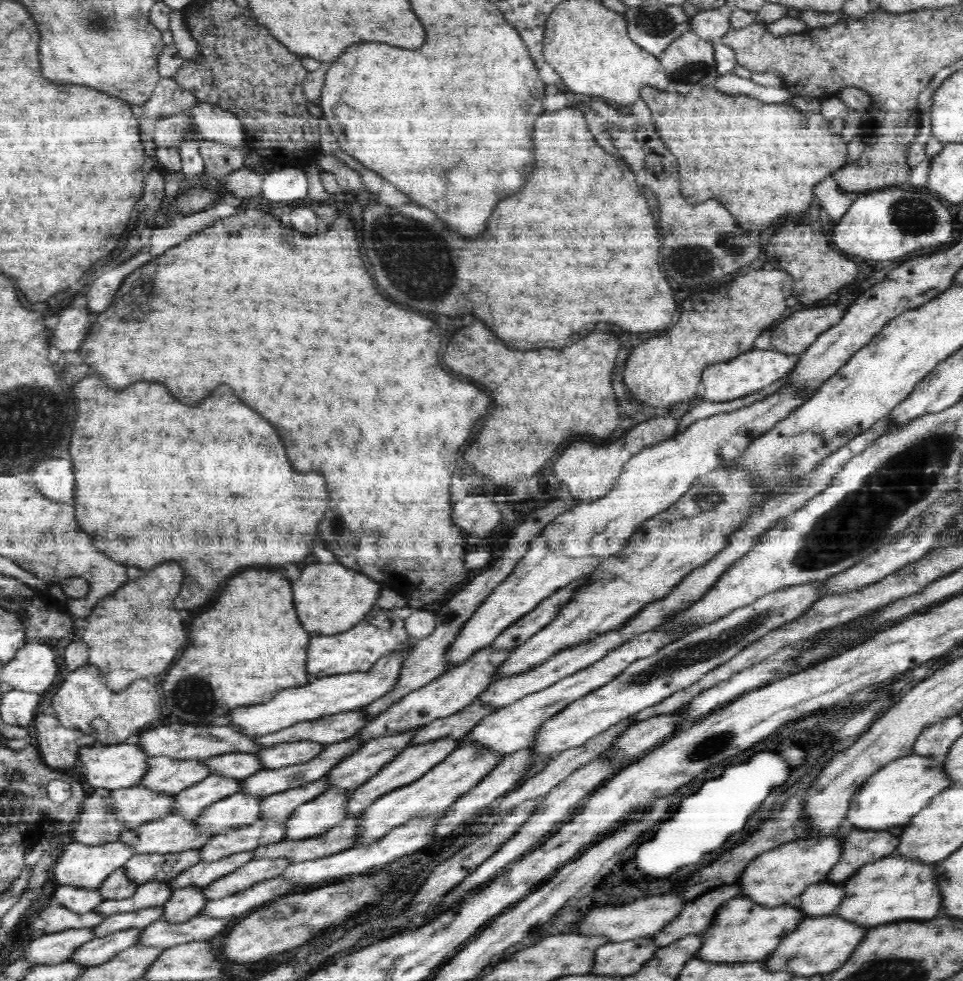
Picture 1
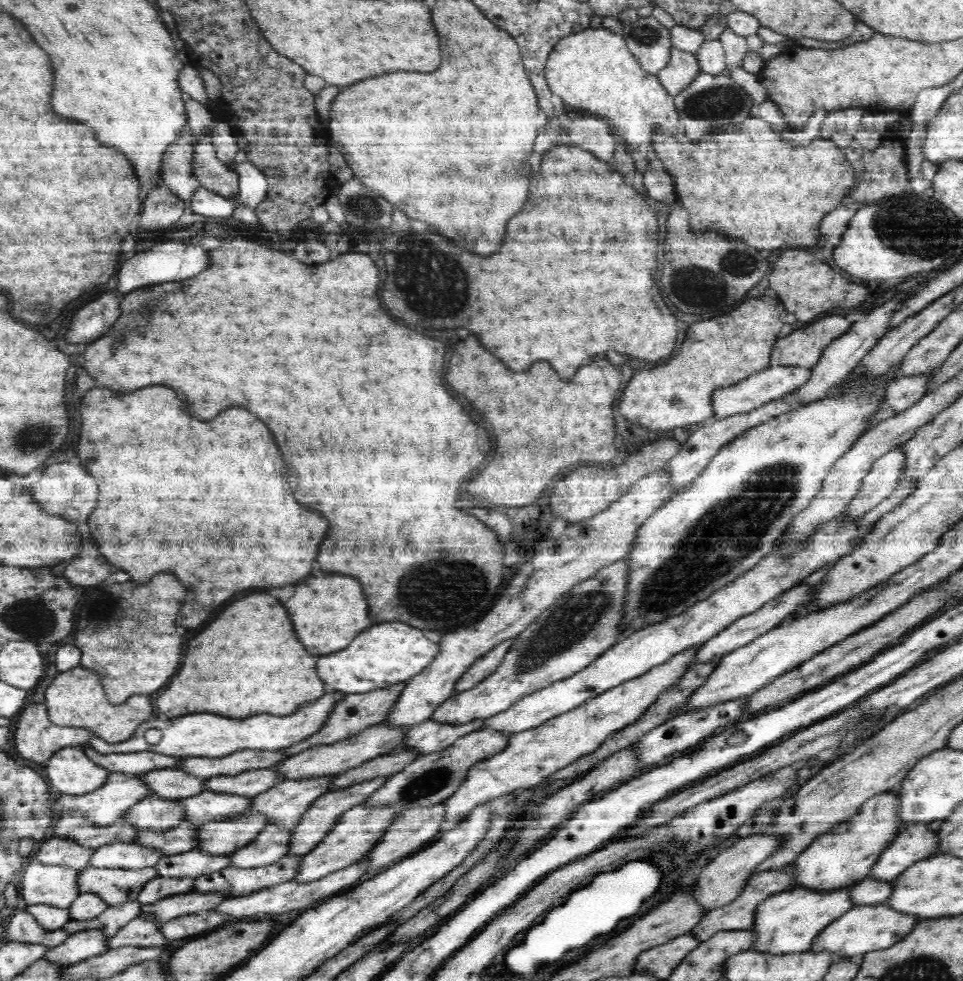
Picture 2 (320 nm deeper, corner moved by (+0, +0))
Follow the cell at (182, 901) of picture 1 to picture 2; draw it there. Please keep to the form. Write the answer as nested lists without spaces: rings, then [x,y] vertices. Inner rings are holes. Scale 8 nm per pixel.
[[[141,914],[108,938],[107,950],[116,950],[120,946],[163,946],[168,943],[168,940],[159,931],[160,927],[161,922],[155,920],[153,916]]]

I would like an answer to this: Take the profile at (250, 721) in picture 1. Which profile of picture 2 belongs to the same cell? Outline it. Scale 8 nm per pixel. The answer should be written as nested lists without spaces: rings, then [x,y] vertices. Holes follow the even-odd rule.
[[[324,692],[318,700],[300,704],[292,713],[286,716],[274,716],[268,712],[254,714],[254,716],[240,718],[218,716],[218,714],[192,714],[182,718],[159,720],[157,717],[148,719],[136,727],[130,739],[117,744],[109,744],[96,735],[90,737],[89,745],[101,754],[121,754],[130,752],[152,752],[166,754],[178,758],[184,757],[224,757],[231,753],[250,750],[274,751],[293,746],[309,736],[316,734],[325,725],[334,706],[345,698],[344,692]],[[152,728],[162,732],[158,744],[148,744],[144,734]]]

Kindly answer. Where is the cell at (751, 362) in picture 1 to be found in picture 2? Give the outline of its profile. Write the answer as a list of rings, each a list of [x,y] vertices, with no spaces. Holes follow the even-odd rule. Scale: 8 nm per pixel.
[[[772,365],[759,372],[751,373],[750,376],[740,380],[733,385],[724,388],[716,388],[711,397],[712,407],[716,418],[726,418],[742,412],[752,412],[762,405],[769,404],[771,401],[783,398],[785,394],[794,392],[795,389],[806,384],[810,378],[811,369],[802,368],[798,365]]]

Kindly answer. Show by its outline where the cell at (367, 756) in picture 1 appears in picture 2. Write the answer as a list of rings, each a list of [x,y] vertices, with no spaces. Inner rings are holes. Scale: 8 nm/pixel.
[[[338,774],[303,780],[277,782],[273,787],[253,797],[246,812],[264,815],[267,824],[278,824],[282,828],[294,828],[314,800],[328,792]]]

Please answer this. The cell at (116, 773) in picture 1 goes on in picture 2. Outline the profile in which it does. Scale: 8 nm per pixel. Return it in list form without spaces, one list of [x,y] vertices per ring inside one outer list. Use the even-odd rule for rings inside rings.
[[[79,746],[62,748],[50,758],[45,768],[51,788],[67,795],[94,792],[104,786],[110,776],[110,770],[94,764]]]

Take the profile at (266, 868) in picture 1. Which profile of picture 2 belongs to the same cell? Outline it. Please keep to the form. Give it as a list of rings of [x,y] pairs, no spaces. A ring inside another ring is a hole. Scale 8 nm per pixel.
[[[188,892],[172,895],[154,904],[143,904],[140,907],[141,914],[149,914],[155,920],[164,924],[168,920],[196,914],[202,910],[213,910],[222,901],[226,900],[223,892]]]

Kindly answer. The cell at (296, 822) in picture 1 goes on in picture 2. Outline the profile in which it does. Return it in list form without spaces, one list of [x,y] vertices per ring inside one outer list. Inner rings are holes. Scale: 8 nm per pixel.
[[[278,824],[266,825],[245,847],[234,851],[232,856],[232,868],[258,868],[266,864],[274,864],[287,855],[290,843],[292,843],[293,828],[282,828]]]

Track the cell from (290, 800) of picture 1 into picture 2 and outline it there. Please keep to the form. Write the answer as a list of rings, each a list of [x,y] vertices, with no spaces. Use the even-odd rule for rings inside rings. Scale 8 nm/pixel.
[[[252,812],[202,823],[196,829],[197,848],[214,856],[231,855],[245,847],[266,825],[264,815]]]

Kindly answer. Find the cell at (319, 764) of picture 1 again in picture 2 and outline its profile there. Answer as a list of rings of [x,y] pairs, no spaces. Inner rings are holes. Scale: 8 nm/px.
[[[204,790],[200,794],[181,799],[180,802],[186,810],[183,820],[201,825],[248,811],[253,803],[253,797]]]

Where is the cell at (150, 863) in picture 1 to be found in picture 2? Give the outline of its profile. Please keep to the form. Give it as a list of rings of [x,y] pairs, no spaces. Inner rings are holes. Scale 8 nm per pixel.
[[[87,866],[81,872],[79,892],[97,894],[108,907],[118,906],[128,901],[137,900],[137,896],[144,884],[155,877],[158,877],[155,866],[136,868],[136,870],[126,870],[124,868],[94,868]]]

